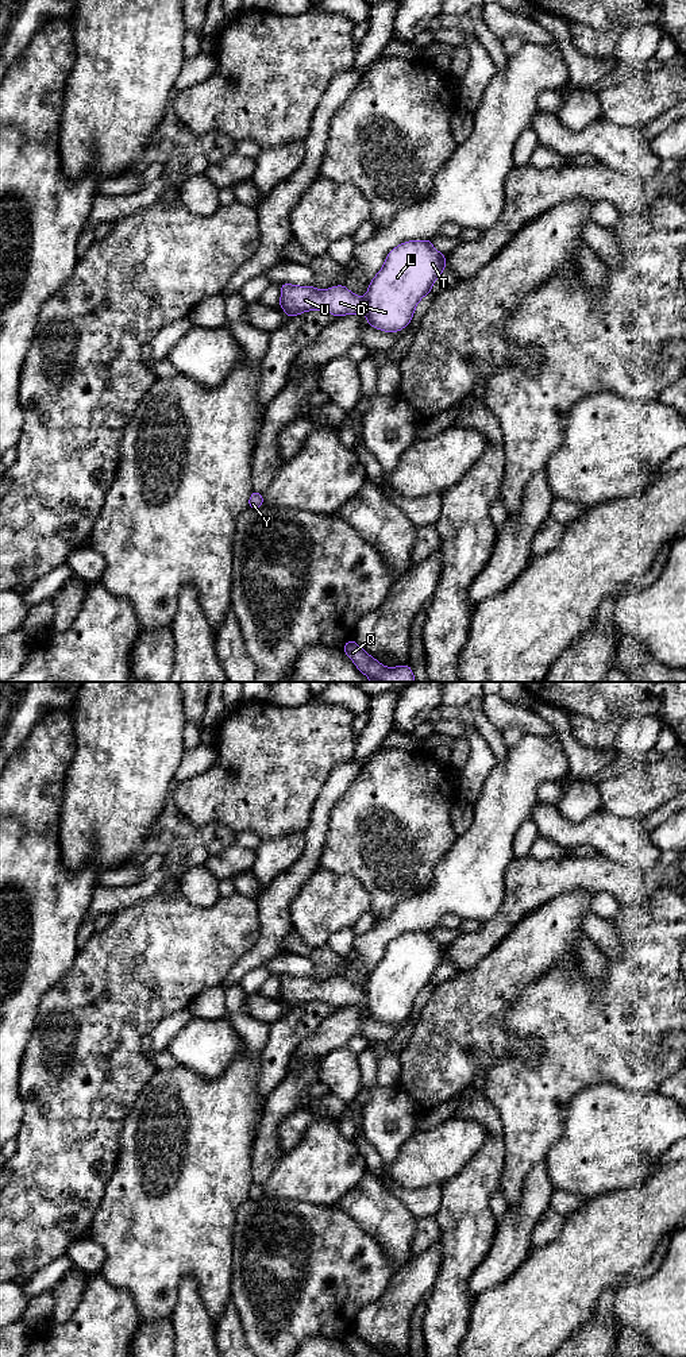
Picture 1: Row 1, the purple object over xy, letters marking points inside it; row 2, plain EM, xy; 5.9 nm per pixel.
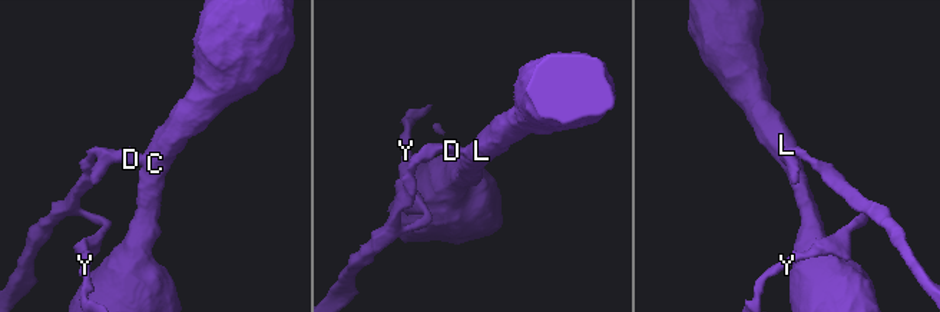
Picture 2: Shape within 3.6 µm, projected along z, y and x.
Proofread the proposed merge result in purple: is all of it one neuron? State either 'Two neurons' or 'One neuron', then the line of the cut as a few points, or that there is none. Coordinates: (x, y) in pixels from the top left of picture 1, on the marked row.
Two neurons. Split along xy (362, 299), (366, 311)

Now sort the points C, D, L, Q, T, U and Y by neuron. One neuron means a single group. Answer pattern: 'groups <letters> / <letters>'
groups C L T / D Q U Y

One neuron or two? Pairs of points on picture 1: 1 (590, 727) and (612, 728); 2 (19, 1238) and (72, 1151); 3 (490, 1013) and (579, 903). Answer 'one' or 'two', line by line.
1: one
2: one
3: one

